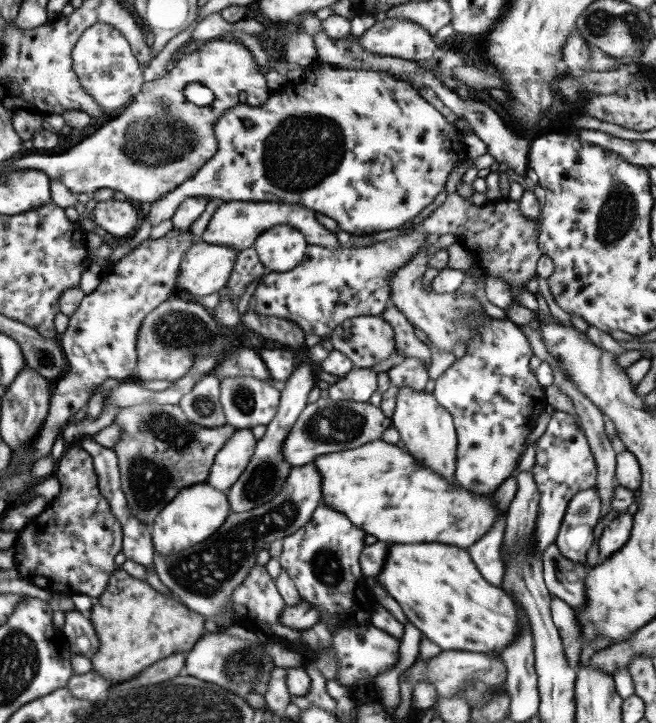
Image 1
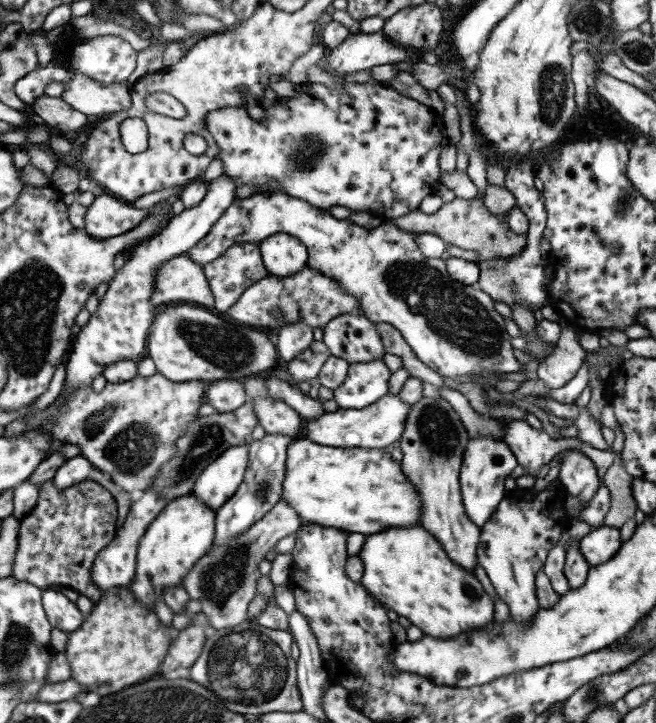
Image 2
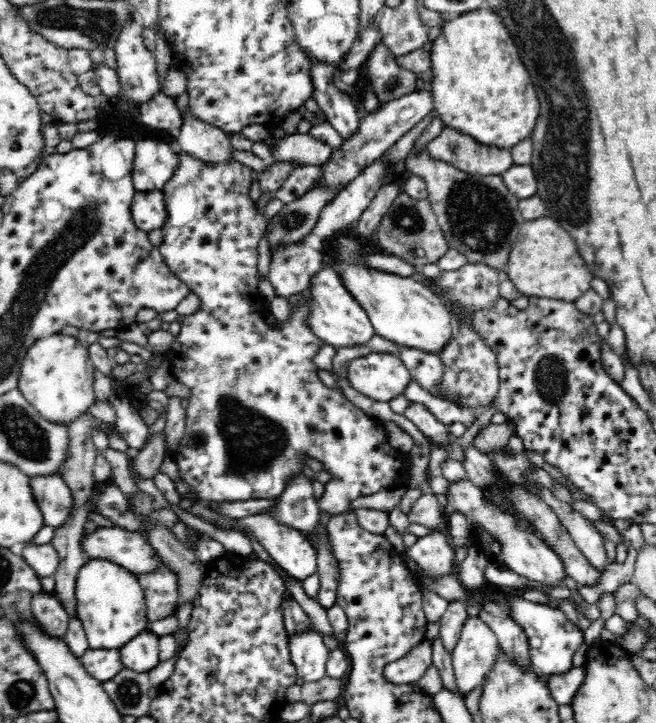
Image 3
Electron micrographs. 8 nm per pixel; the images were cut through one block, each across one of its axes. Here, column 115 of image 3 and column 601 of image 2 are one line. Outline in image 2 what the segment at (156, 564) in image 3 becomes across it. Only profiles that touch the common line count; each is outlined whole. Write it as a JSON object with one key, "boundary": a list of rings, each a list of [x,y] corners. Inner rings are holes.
{"boundary":[[[602,525],[580,540],[580,551],[588,565],[596,566],[610,560],[622,546],[620,529]]]}

